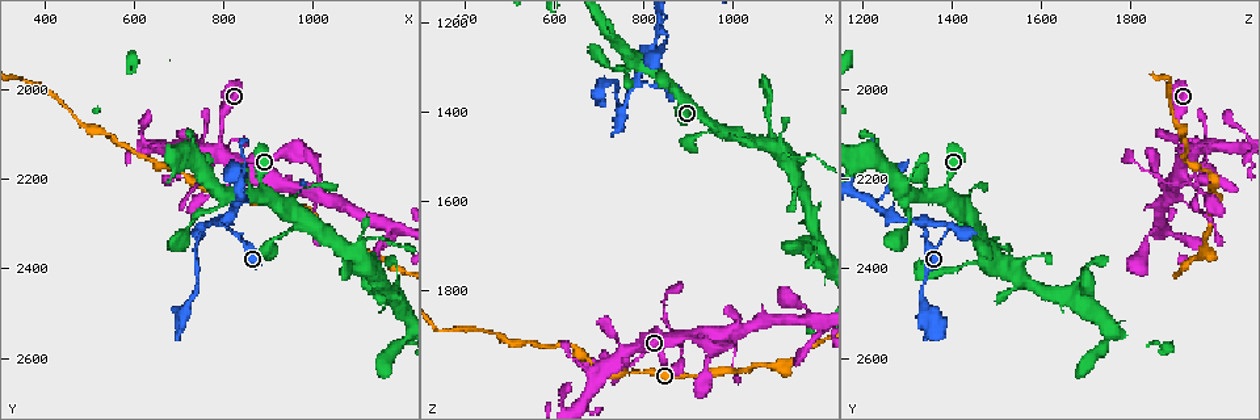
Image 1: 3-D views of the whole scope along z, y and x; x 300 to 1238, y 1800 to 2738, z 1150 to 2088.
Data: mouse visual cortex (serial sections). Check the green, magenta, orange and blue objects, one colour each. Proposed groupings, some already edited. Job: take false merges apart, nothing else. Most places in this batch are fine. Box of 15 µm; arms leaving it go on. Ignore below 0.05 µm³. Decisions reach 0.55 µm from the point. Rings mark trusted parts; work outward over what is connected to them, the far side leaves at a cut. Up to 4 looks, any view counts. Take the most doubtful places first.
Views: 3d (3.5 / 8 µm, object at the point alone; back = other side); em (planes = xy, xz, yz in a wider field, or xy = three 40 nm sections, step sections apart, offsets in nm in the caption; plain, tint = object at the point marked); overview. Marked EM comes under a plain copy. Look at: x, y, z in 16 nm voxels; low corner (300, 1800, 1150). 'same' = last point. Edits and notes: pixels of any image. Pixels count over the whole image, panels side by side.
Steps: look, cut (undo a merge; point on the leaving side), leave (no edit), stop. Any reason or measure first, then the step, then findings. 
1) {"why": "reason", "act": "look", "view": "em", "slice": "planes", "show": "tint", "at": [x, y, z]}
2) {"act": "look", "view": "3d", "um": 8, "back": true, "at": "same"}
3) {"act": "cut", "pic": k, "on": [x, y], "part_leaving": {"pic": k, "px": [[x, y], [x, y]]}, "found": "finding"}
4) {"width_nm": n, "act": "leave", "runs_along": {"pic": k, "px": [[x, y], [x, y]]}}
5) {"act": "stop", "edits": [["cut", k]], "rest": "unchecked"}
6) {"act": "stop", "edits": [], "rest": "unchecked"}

{"why": "a fork", "act": "look", "view": "3d", "um": 3.5, "at": [750, 2305, 1395]}

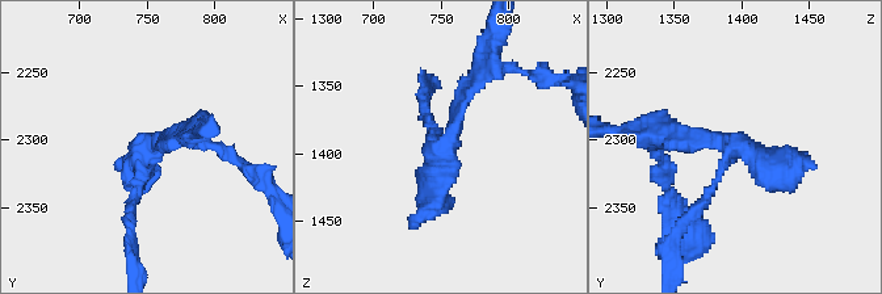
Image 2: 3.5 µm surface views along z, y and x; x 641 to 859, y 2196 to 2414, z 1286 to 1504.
{"why": "now the EM", "act": "look", "view": "em", "slice": "xy", "step": 3, "show": "tint", "at": [752, 2306, 1390]}

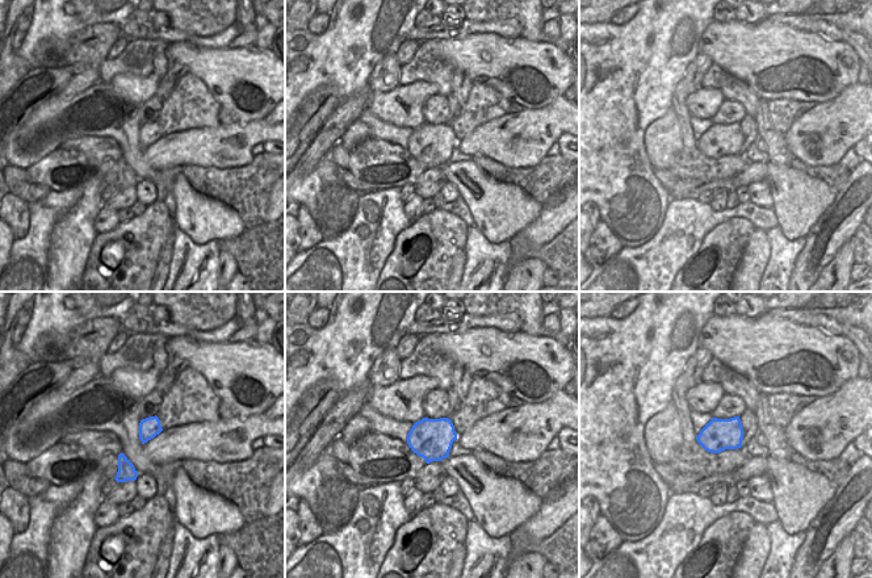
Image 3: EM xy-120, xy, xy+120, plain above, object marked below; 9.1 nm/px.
{"act": "leave", "found": "one cell here"}

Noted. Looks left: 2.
{"why": "four or more arms meet", "act": "look", "view": "3d", "um": 8, "at": [785, 2135, 1925]}

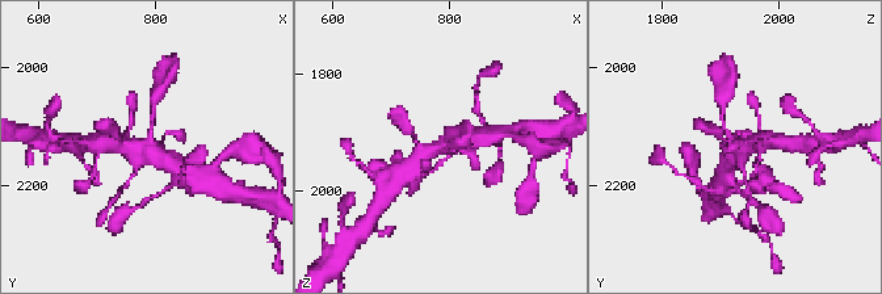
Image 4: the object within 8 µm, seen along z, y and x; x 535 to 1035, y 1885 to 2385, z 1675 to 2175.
{"why": "shape alone is not enough", "act": "look", "view": "em", "slice": "xy", "step": 2, "show": "tint", "at": [790, 2135, 1925]}

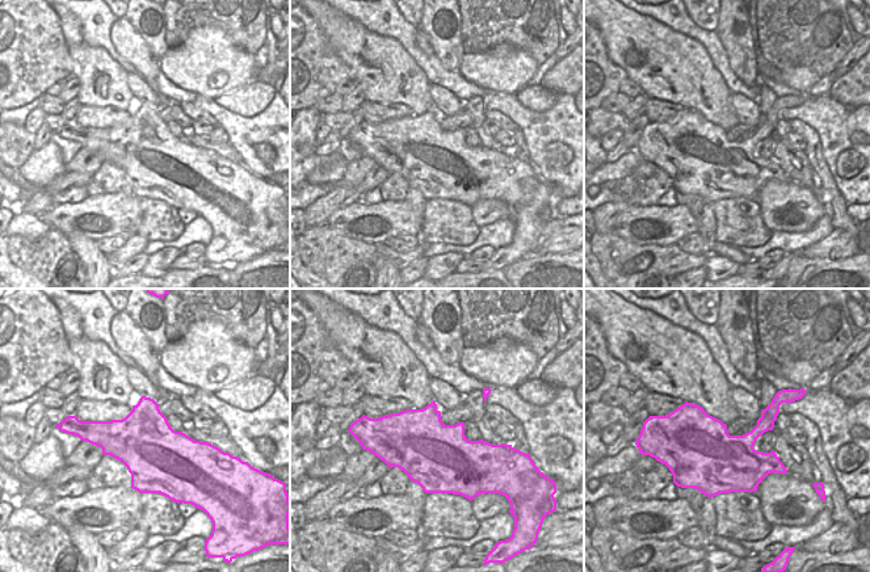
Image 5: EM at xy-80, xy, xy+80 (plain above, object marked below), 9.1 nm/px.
{"act": "leave", "runs_along": {"pic": 4, "px": [[154, 108], [150, 148], [177, 169]]}, "found": "continuous, no second cell"}

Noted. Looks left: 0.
{"act": "stop", "edits": [], "rest": "unchecked"}

